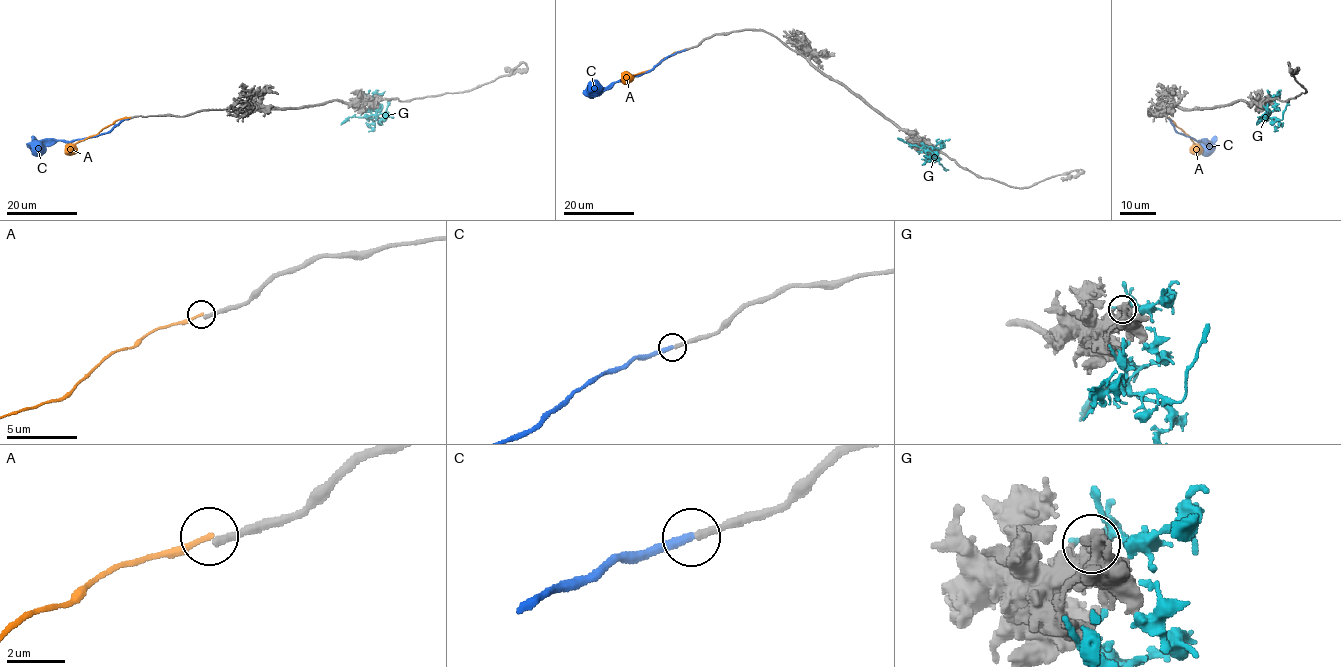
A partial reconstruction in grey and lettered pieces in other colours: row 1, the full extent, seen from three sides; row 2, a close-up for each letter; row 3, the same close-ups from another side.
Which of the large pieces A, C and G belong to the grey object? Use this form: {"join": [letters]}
{"join": ["C"]}

